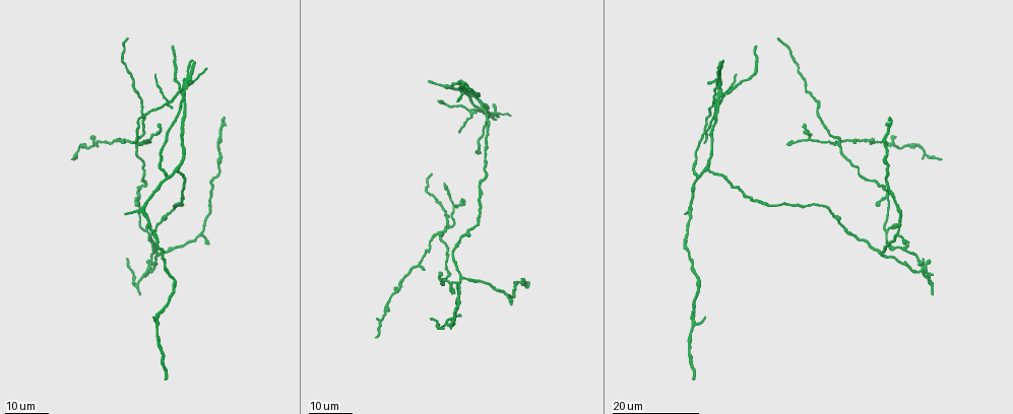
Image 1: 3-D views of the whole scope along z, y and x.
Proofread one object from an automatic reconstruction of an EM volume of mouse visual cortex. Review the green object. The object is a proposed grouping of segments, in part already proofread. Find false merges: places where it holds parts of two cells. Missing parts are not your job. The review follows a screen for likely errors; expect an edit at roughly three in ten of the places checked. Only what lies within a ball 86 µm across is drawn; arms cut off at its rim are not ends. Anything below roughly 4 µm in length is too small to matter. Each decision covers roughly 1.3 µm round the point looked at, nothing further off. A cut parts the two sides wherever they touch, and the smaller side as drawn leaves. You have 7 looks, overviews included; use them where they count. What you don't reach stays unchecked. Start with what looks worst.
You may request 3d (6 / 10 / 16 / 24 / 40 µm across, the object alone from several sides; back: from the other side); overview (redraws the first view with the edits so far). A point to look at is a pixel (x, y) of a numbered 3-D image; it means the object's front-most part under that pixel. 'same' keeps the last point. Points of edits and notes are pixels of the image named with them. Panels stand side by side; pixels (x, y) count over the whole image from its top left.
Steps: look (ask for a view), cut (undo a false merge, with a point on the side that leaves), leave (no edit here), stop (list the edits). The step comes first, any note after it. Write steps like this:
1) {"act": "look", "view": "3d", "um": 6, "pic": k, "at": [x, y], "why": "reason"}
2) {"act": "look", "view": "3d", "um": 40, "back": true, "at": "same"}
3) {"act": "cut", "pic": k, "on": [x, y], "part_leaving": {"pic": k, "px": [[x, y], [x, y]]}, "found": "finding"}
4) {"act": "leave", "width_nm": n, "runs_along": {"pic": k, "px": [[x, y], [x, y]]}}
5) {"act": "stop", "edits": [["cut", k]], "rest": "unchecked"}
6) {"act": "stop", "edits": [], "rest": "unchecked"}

{"act": "look", "view": "3d", "um": 16, "pic": 1, "at": [923, 266], "why": "four or more arms meet"}

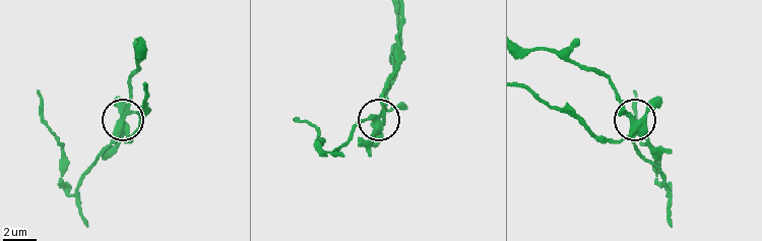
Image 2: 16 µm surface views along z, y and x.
{"act": "look", "view": "3d", "um": 10, "pic": 2, "at": [636, 123]}

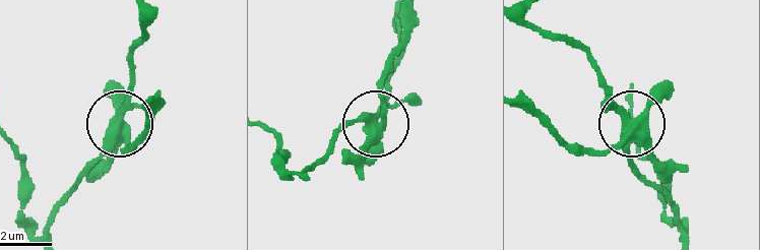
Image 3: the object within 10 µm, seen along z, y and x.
{"act": "cut", "pic": 3, "on": [136, 103], "arms": 4, "part_leaving": {"pic": 3, "px": [[627, 128], [605, 78], [580, 52], [521, 25]]}, "found": "two cells meet here"}

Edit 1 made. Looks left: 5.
{"act": "look", "view": "3d", "um": 24, "pic": 1, "at": [184, 89], "why": "side arm on a straight run"}

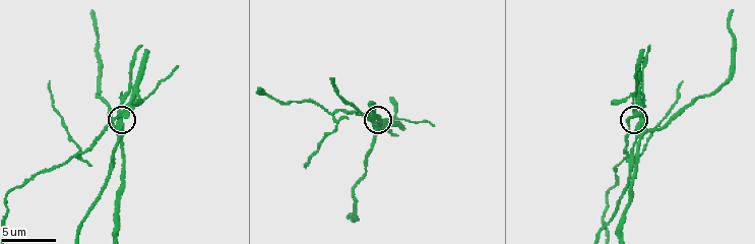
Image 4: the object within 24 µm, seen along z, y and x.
{"act": "look", "view": "3d", "um": 10, "pic": 4, "at": [122, 115]}

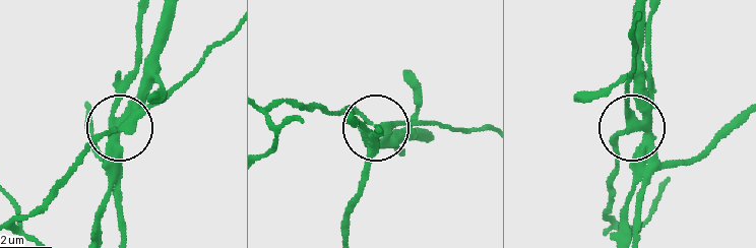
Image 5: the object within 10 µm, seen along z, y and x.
{"act": "cut", "pic": 5, "on": [627, 105], "arms": 3, "found": "two cells meet here"}

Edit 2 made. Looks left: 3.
{"act": "look", "view": "3d", "um": 24, "pic": 1, "at": [469, 93], "why": "a fork"}

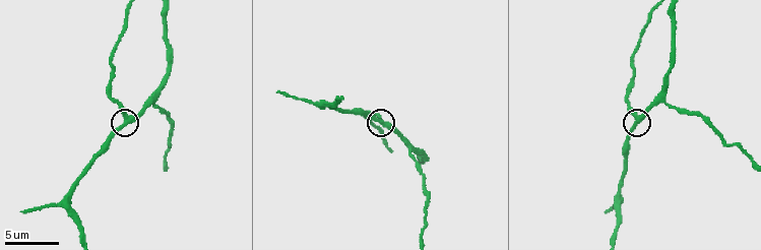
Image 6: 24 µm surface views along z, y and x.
{"act": "look", "view": "3d", "um": 10, "pic": 6, "at": [383, 122], "why": "zoom in"}

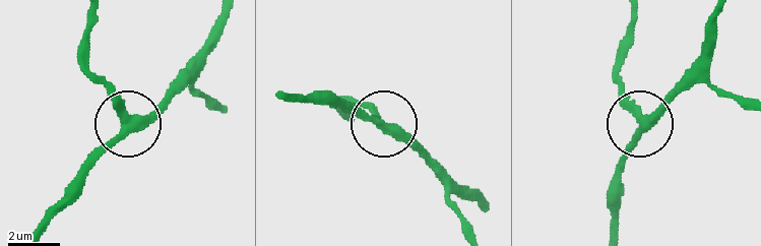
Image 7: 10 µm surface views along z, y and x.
{"act": "leave", "side_arm_um": 33, "runs_along": {"pic": 7, "px": [[219, 106], [184, 84], [145, 115], [128, 119], [86, 60]]}, "found": "one cell here"}

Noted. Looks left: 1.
{"act": "stop", "edits": [["cut", 3], ["cut", 5]], "rest": "unchecked"}

